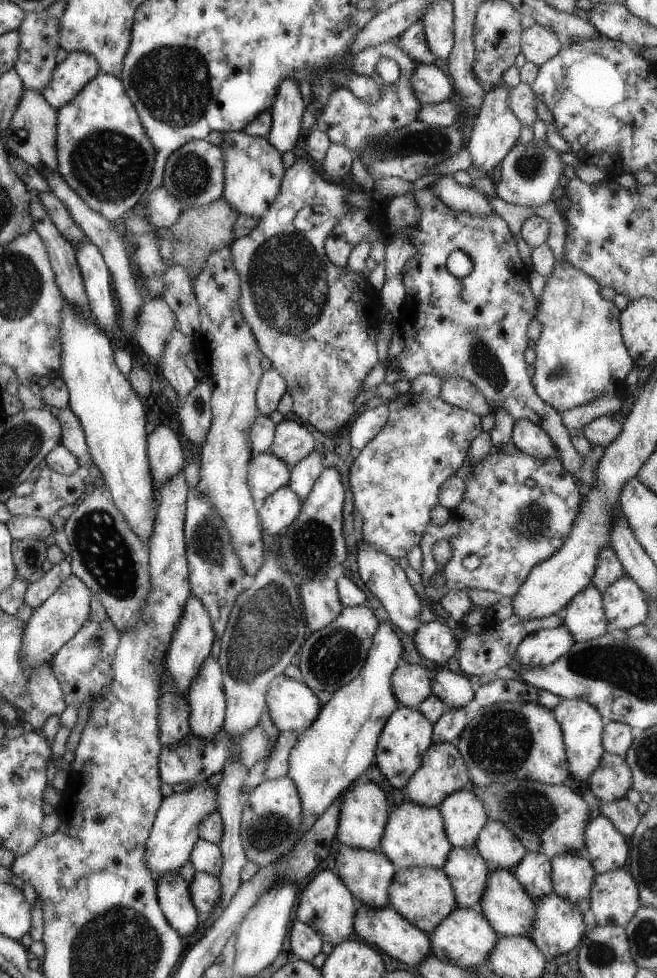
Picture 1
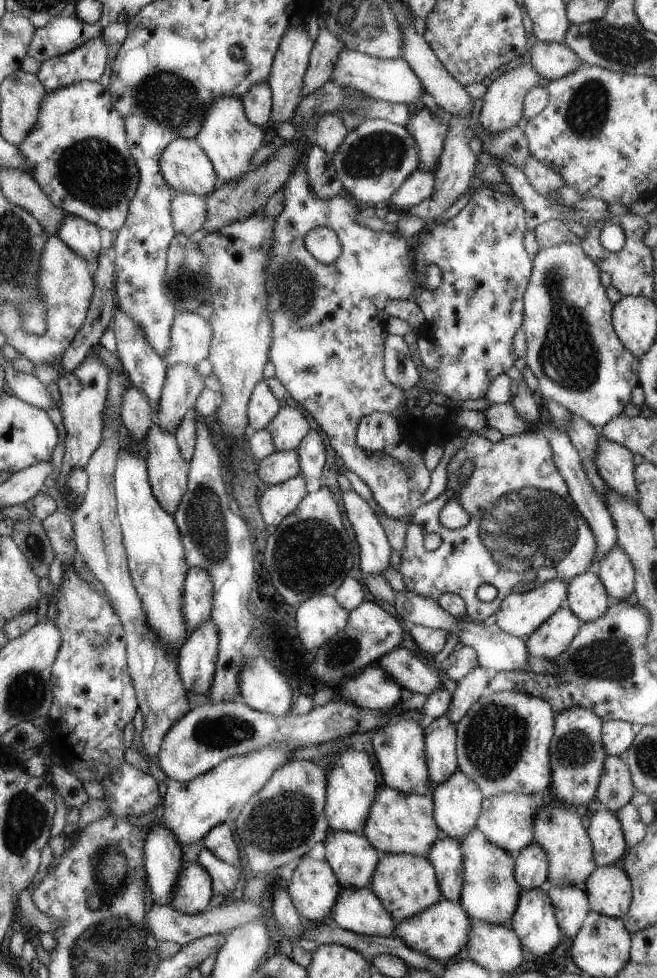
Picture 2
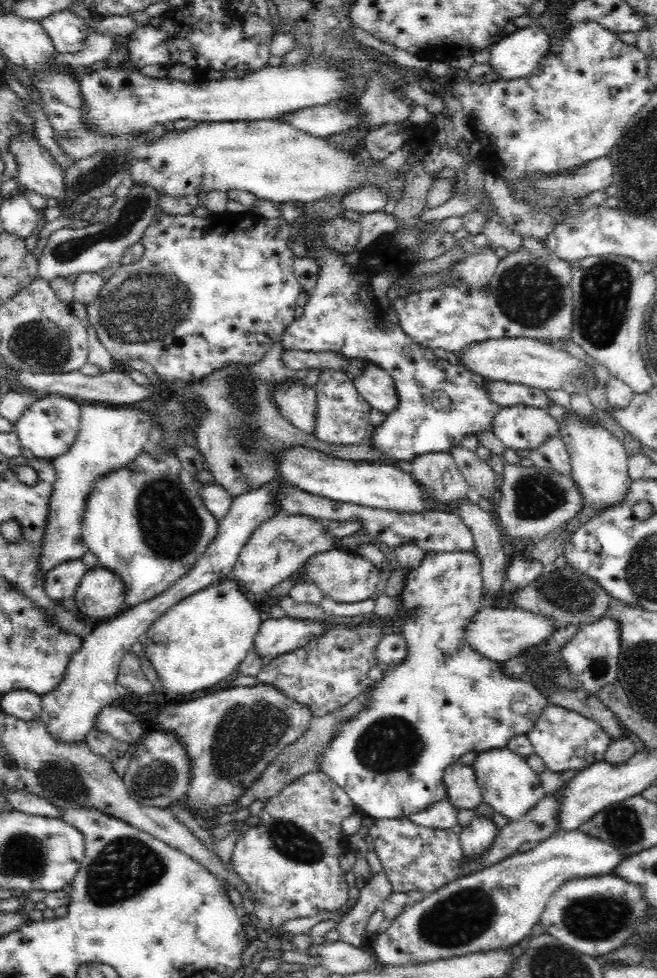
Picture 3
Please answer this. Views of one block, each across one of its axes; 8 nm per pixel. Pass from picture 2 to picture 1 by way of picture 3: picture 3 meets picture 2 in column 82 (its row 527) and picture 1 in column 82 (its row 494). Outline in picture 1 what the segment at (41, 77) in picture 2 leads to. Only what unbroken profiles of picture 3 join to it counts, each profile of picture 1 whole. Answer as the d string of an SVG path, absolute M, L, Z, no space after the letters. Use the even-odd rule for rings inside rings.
M67 53L65 60L56 64L42 92L43 99L57 111L71 102L75 94L79 94L79 90L83 90L87 82L95 78L98 73L97 62L89 54Z

